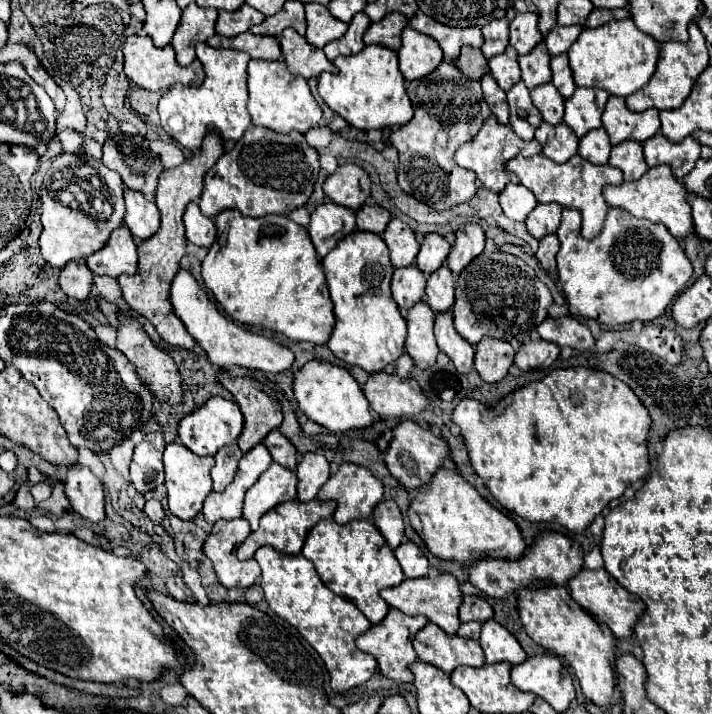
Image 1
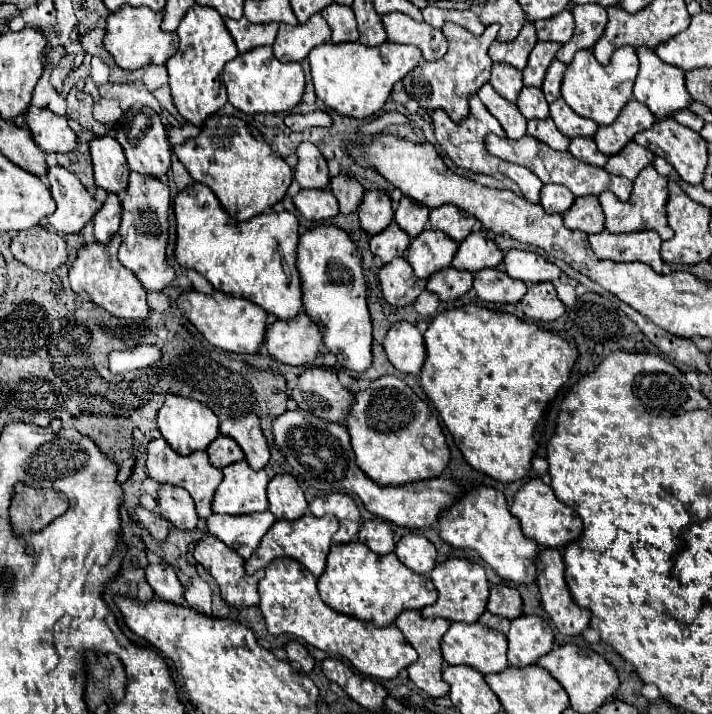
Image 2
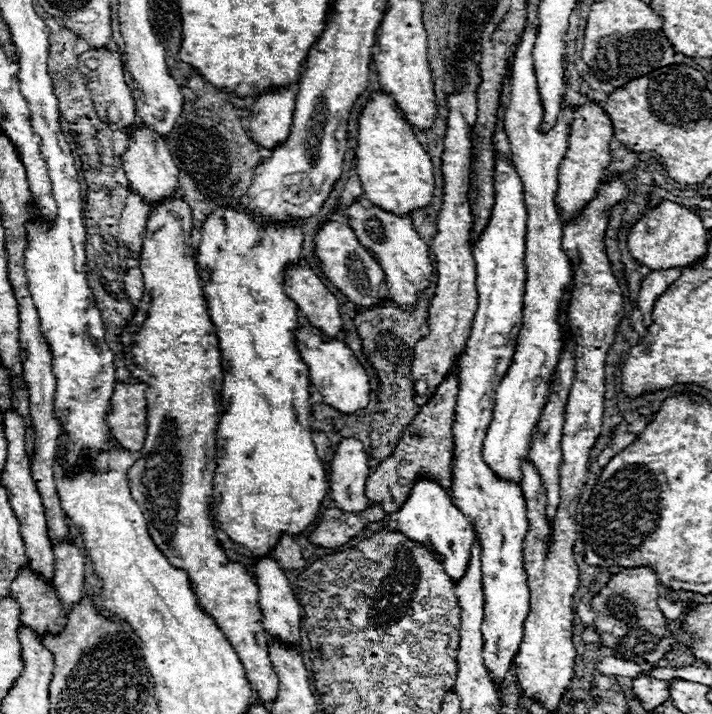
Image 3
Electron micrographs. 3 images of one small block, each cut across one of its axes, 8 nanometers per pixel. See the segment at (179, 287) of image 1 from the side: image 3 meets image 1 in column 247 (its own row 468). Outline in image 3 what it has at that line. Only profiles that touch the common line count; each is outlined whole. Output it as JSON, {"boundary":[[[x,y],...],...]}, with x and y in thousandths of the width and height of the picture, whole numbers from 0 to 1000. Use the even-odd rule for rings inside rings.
{"boundary":[[[483,613],[463,647],[463,695],[483,717],[508,717],[517,711],[511,692],[517,669],[517,639],[500,613]]]}

